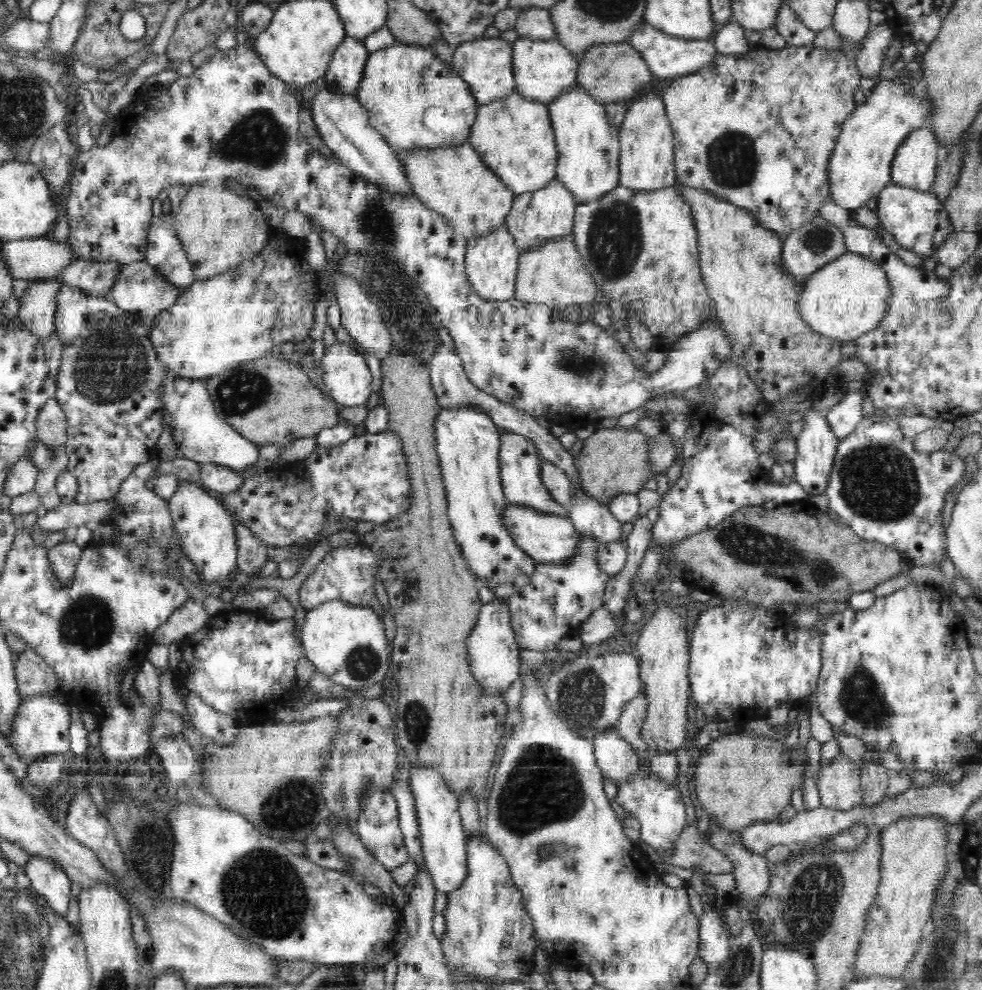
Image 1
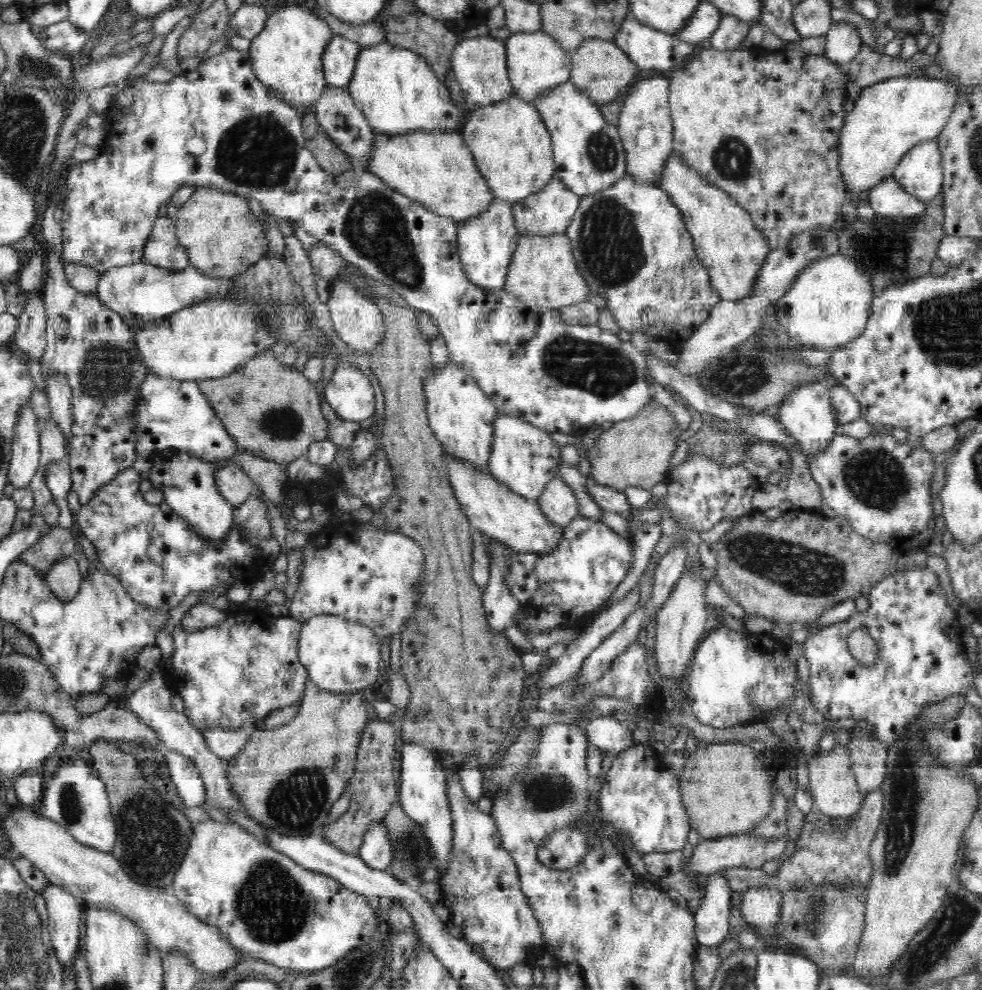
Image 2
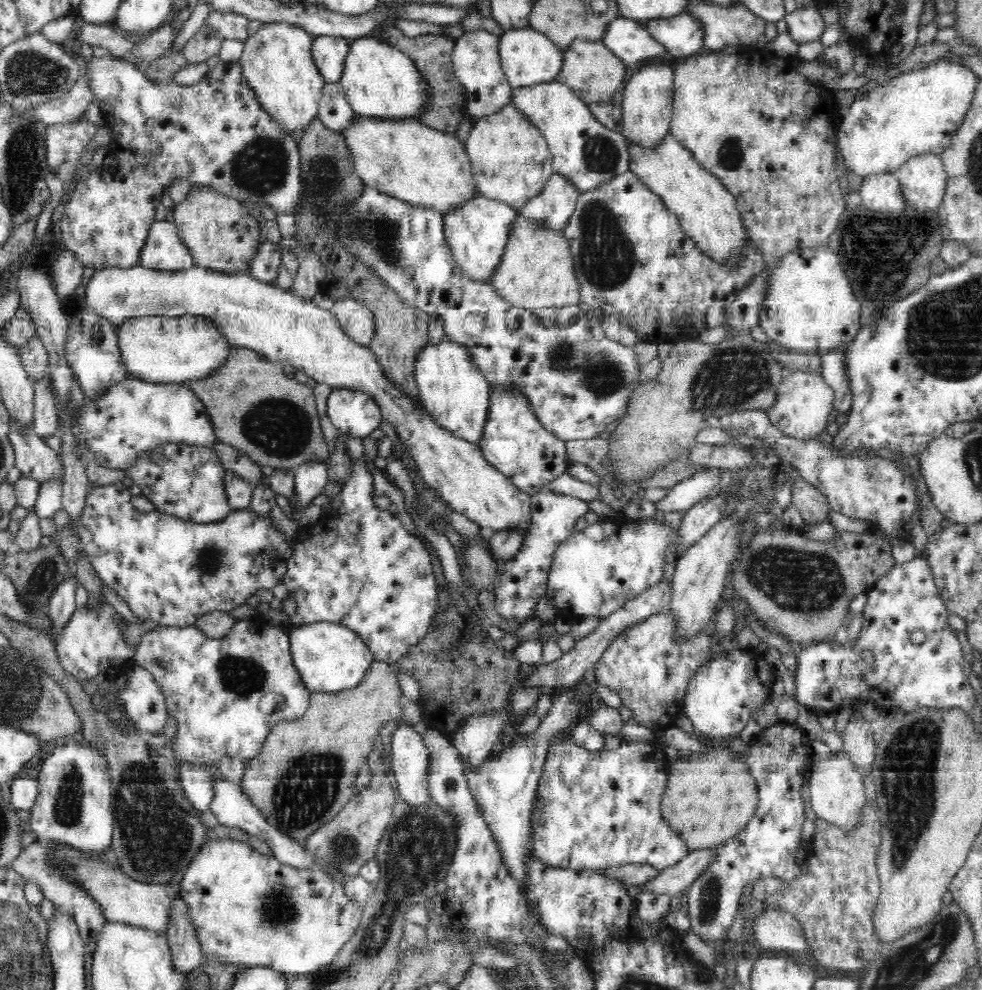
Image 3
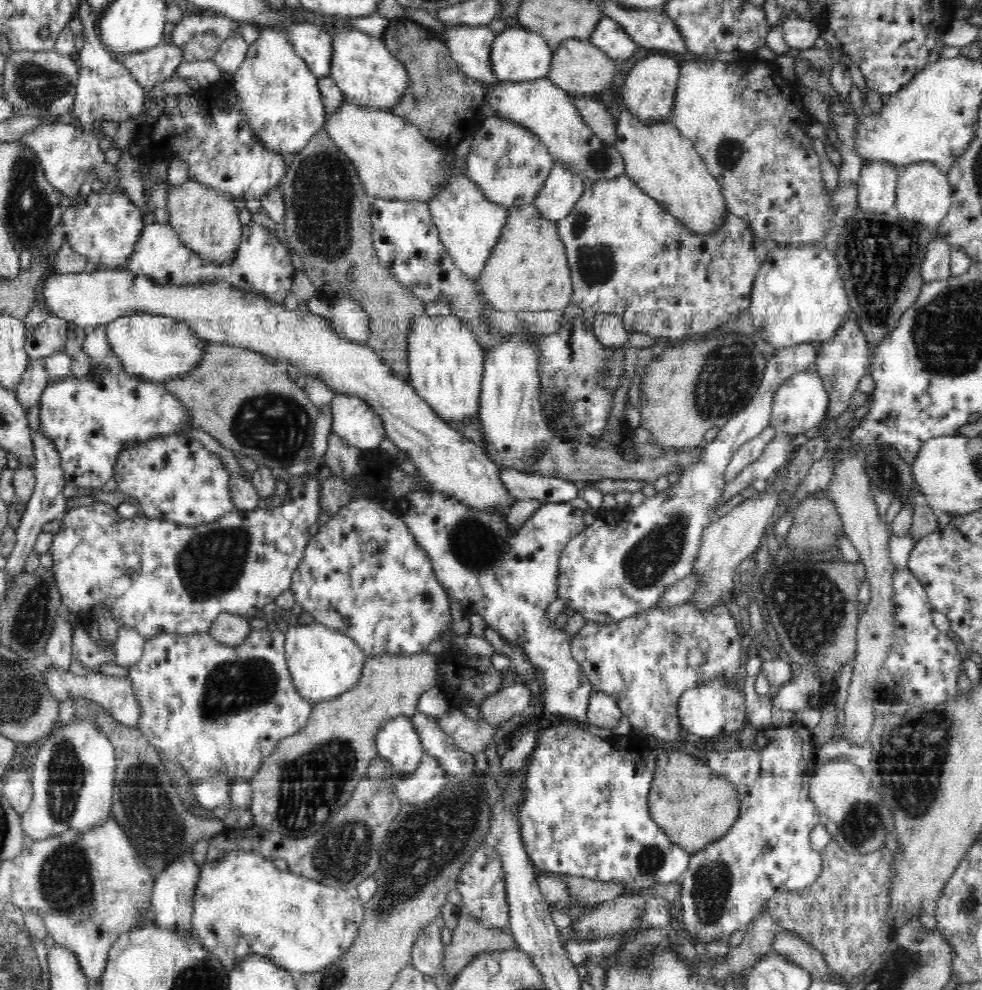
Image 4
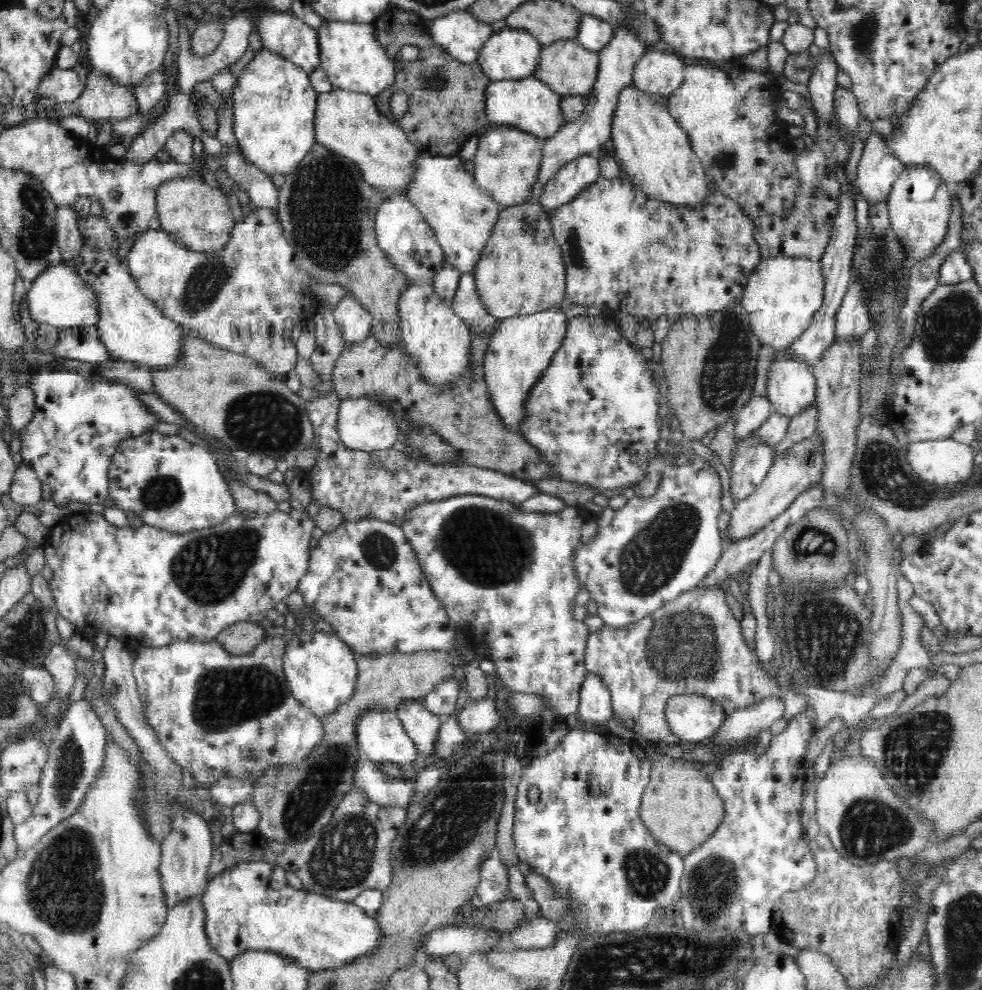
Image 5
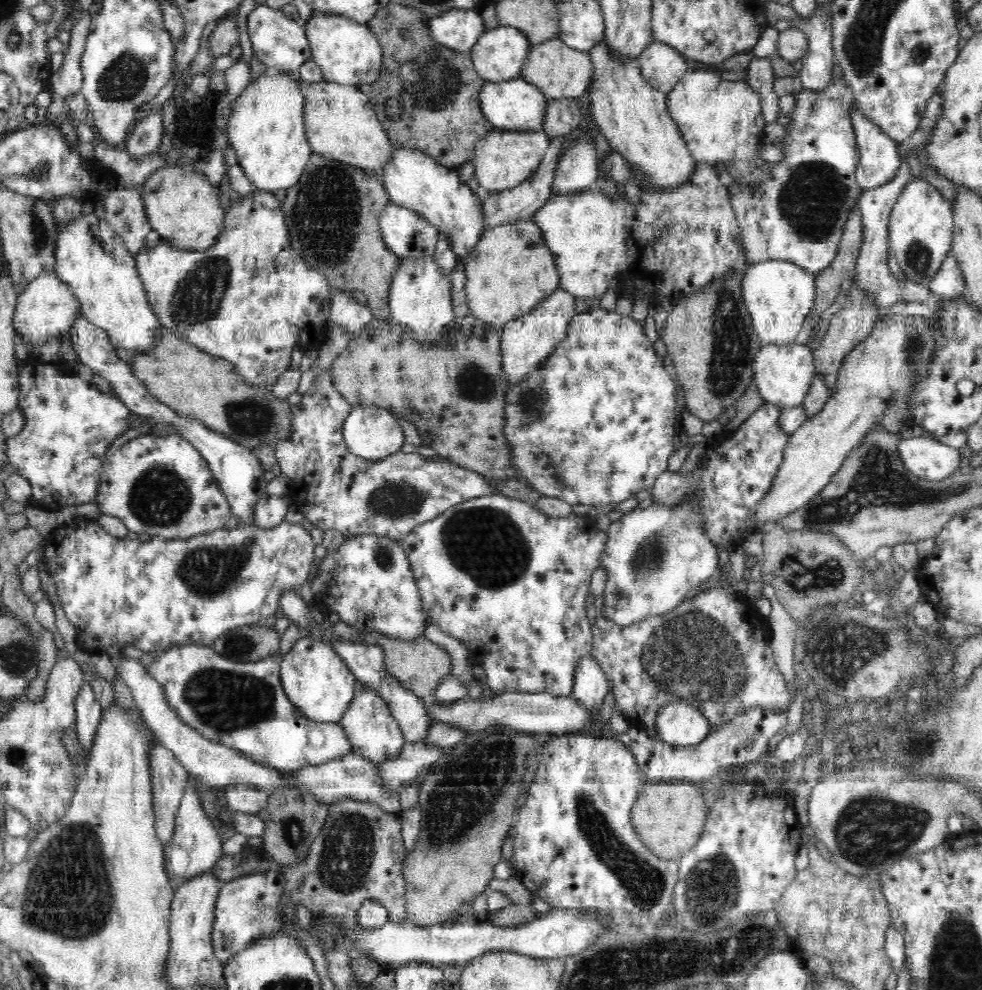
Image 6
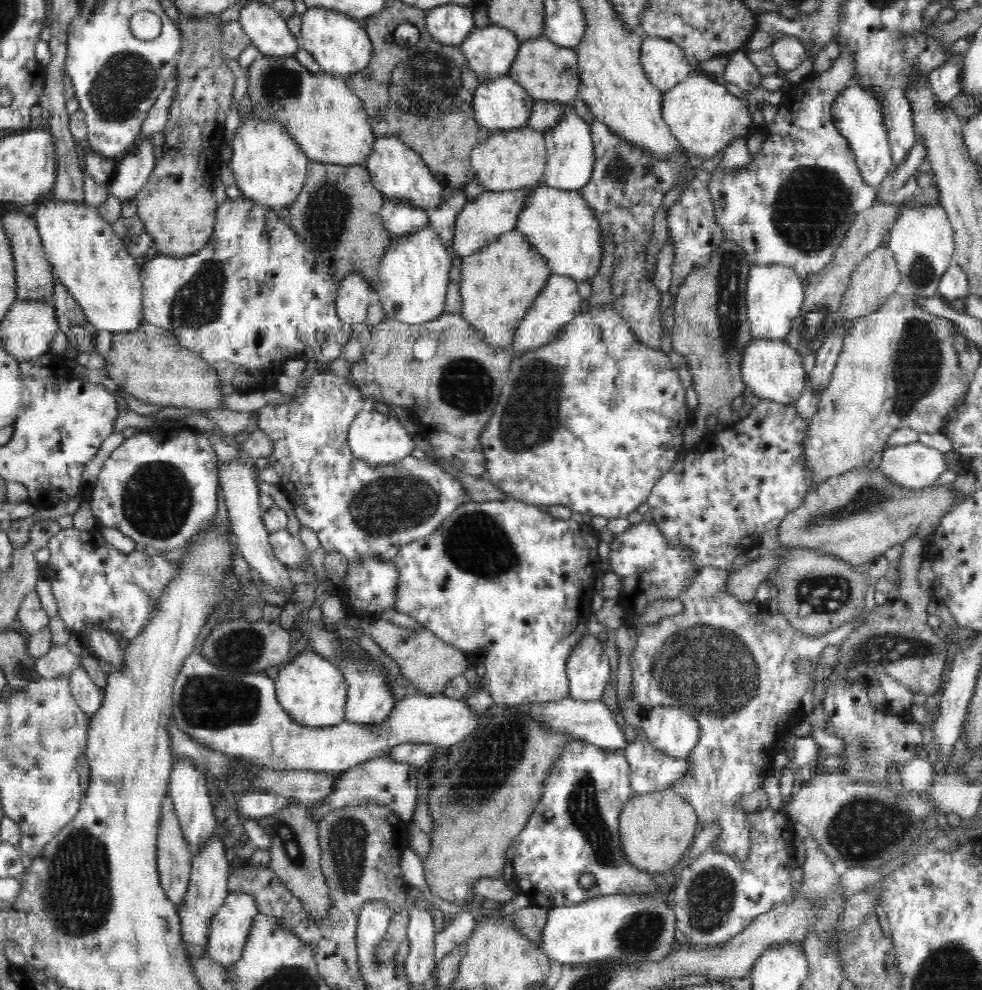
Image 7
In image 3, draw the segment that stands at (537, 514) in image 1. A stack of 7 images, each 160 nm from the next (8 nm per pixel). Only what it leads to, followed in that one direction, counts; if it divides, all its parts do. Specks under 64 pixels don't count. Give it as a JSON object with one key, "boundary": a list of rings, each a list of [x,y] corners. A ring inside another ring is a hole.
{"boundary":[[[140,264],[130,268],[108,267],[96,270],[83,288],[82,294],[88,312],[95,312],[117,326],[126,319],[143,316],[161,318],[184,315],[206,316],[215,321],[219,331],[234,347],[259,352],[272,362],[289,362],[295,369],[299,368],[308,377],[312,377],[320,384],[328,384],[332,389],[352,388],[368,393],[368,396],[371,396],[379,406],[381,417],[386,420],[386,424],[394,428],[400,440],[403,440],[410,449],[412,460],[419,464],[420,474],[425,484],[435,488],[435,491],[448,501],[452,509],[474,521],[486,532],[520,530],[527,534],[531,526],[532,496],[518,489],[508,477],[494,468],[484,458],[481,448],[476,443],[469,443],[444,430],[444,427],[439,427],[426,408],[416,407],[408,396],[400,395],[400,391],[396,391],[396,387],[388,382],[388,378],[384,378],[384,371],[381,370],[376,355],[372,354],[368,347],[361,346],[345,336],[331,310],[324,310],[316,306],[313,301],[307,302],[302,297],[296,296],[291,289],[282,289],[256,280],[247,272],[233,275],[202,268],[196,264],[192,268],[178,271],[146,268]]]}

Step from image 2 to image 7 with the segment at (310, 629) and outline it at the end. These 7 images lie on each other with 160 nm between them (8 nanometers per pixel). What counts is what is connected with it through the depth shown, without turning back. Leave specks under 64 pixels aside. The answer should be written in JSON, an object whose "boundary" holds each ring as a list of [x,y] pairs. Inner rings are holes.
{"boundary":[[[304,649],[300,650],[282,666],[275,679],[275,690],[279,706],[294,722],[302,726],[324,728],[345,721],[348,684],[333,661],[314,650],[306,653]]]}

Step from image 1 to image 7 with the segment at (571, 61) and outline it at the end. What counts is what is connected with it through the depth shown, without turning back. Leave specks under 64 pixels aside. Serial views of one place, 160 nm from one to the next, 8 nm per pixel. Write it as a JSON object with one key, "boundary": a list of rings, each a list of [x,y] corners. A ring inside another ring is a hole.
{"boundary":[[[489,24],[469,32],[458,47],[468,60],[473,78],[486,82],[508,75],[520,43],[512,31]]]}

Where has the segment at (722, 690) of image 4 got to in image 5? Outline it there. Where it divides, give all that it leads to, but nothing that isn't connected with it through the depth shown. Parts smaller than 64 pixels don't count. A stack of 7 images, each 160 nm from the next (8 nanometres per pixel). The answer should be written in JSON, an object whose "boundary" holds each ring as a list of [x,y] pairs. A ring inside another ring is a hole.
{"boundary":[[[701,694],[673,696],[664,715],[675,740],[691,743],[714,736],[726,719],[723,707]]]}

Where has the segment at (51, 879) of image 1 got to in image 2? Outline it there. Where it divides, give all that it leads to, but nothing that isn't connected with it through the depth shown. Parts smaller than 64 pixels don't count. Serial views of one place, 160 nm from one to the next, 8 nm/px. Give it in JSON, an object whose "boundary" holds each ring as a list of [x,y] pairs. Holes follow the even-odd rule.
{"boundary":[[[48,884],[42,895],[49,922],[47,933],[54,947],[53,958],[61,966],[74,964],[74,956],[82,936],[80,900],[66,888],[60,888],[56,884]]]}

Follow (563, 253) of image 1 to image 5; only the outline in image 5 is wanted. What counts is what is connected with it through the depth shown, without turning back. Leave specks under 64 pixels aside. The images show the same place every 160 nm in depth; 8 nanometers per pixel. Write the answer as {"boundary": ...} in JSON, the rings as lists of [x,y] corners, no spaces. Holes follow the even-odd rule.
{"boundary":[[[540,204],[503,208],[472,275],[484,308],[498,319],[526,316],[566,303],[563,252],[552,234],[548,211]]]}

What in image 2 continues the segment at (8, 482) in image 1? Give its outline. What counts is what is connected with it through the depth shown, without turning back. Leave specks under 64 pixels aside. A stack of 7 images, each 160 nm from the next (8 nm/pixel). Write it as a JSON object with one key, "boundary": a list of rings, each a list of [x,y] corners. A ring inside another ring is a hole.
{"boundary":[[[32,407],[19,412],[12,445],[12,458],[8,468],[8,482],[15,488],[28,486],[40,464],[41,446],[38,417]]]}

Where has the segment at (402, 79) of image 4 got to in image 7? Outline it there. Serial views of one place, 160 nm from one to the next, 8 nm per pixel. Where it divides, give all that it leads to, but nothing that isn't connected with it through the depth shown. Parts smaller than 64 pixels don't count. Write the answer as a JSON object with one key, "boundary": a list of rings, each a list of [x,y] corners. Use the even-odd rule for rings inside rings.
{"boundary":[[[308,7],[301,14],[301,33],[297,41],[314,57],[323,73],[341,79],[364,70],[372,54],[370,37],[358,20],[322,7]]]}

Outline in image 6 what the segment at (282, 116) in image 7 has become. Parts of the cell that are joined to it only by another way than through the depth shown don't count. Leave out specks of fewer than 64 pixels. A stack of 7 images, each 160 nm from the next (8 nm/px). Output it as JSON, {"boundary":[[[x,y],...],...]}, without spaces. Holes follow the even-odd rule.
{"boundary":[[[300,81],[300,95],[304,97],[304,133],[312,152],[357,166],[368,175],[380,176],[383,166],[391,159],[394,148],[366,95],[355,86],[327,81],[312,84]]]}

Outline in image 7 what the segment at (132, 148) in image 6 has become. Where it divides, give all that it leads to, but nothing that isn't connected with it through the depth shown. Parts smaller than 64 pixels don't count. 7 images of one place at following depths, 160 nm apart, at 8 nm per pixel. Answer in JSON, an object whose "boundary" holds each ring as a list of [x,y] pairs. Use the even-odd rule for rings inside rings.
{"boundary":[[[152,138],[139,140],[136,145],[132,153],[118,159],[116,173],[108,184],[111,194],[122,204],[130,203],[144,188],[156,162]]]}

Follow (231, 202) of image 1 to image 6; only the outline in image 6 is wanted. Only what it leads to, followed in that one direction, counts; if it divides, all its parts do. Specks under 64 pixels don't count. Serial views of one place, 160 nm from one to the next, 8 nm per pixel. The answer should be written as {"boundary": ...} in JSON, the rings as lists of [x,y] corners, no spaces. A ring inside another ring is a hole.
{"boundary":[[[164,162],[164,168],[147,176],[141,188],[140,197],[151,230],[160,234],[161,241],[176,248],[192,251],[210,248],[224,228],[225,209],[219,200],[219,189],[211,185],[202,171],[190,165],[165,165]]]}

